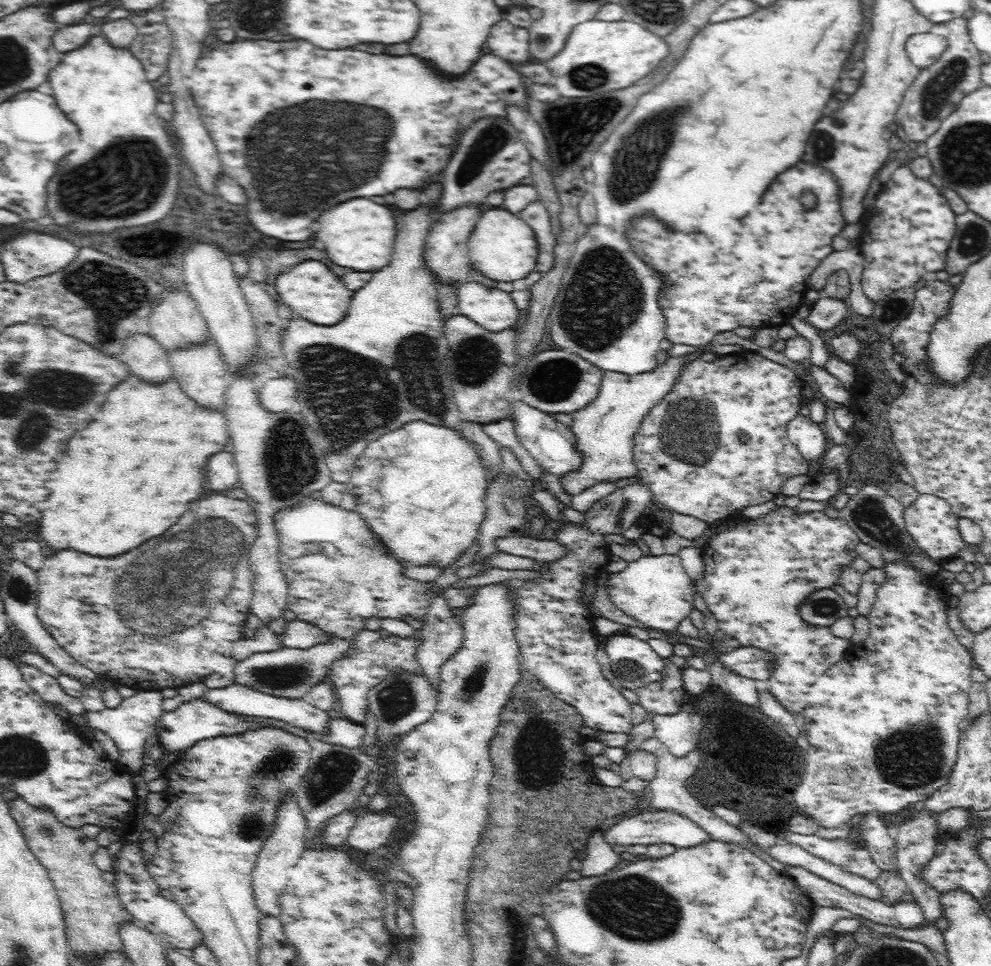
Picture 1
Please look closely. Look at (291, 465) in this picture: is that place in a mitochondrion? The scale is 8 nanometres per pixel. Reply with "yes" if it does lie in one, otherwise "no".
yes

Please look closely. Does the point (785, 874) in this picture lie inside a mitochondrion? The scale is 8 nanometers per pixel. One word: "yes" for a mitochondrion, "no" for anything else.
no

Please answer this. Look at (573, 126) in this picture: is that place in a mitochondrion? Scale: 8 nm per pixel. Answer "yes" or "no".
yes

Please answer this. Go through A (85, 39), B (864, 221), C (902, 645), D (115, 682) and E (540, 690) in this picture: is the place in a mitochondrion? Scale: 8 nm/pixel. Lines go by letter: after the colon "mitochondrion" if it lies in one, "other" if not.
A: other
B: other
C: other
D: other
E: other

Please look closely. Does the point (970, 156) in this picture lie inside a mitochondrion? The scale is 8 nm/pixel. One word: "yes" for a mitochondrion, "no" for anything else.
yes

